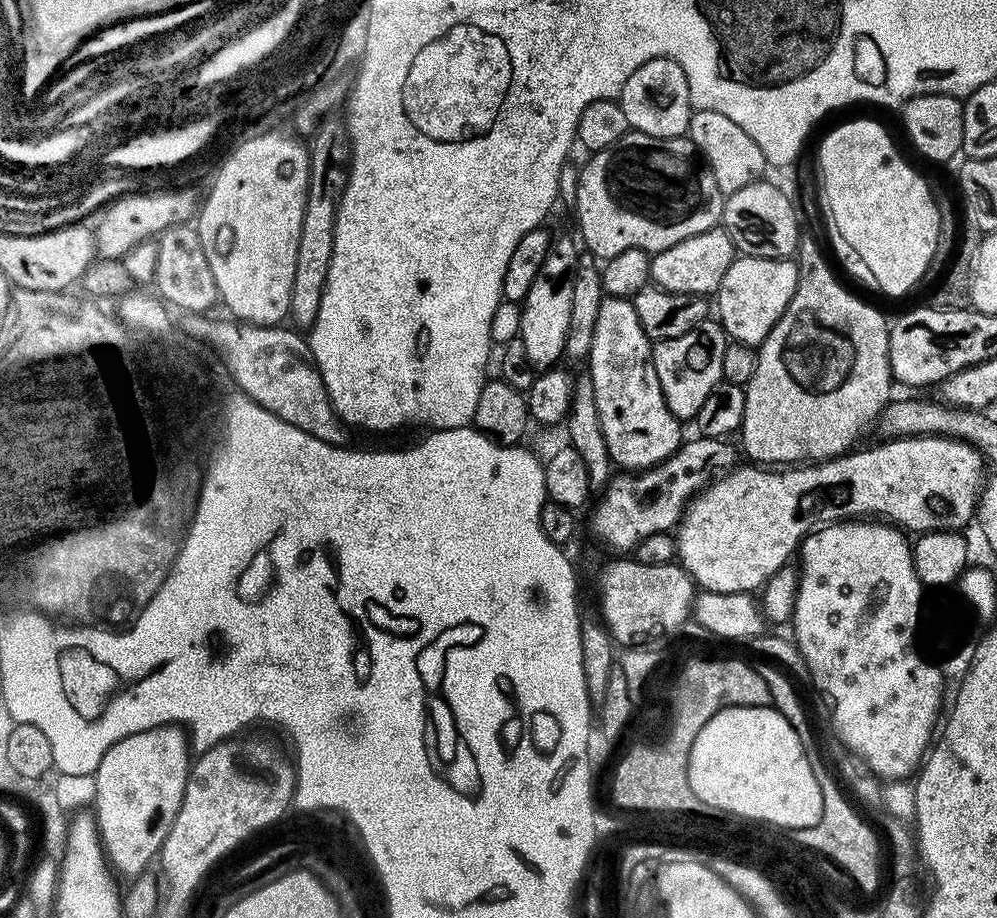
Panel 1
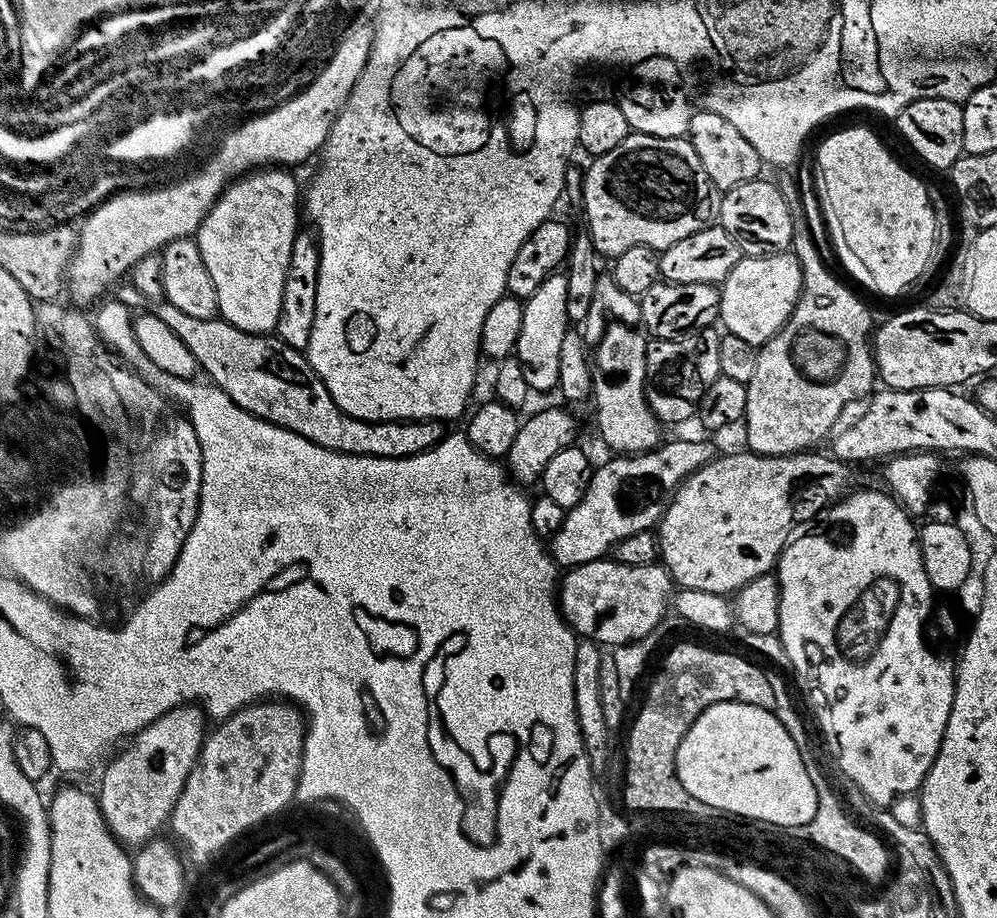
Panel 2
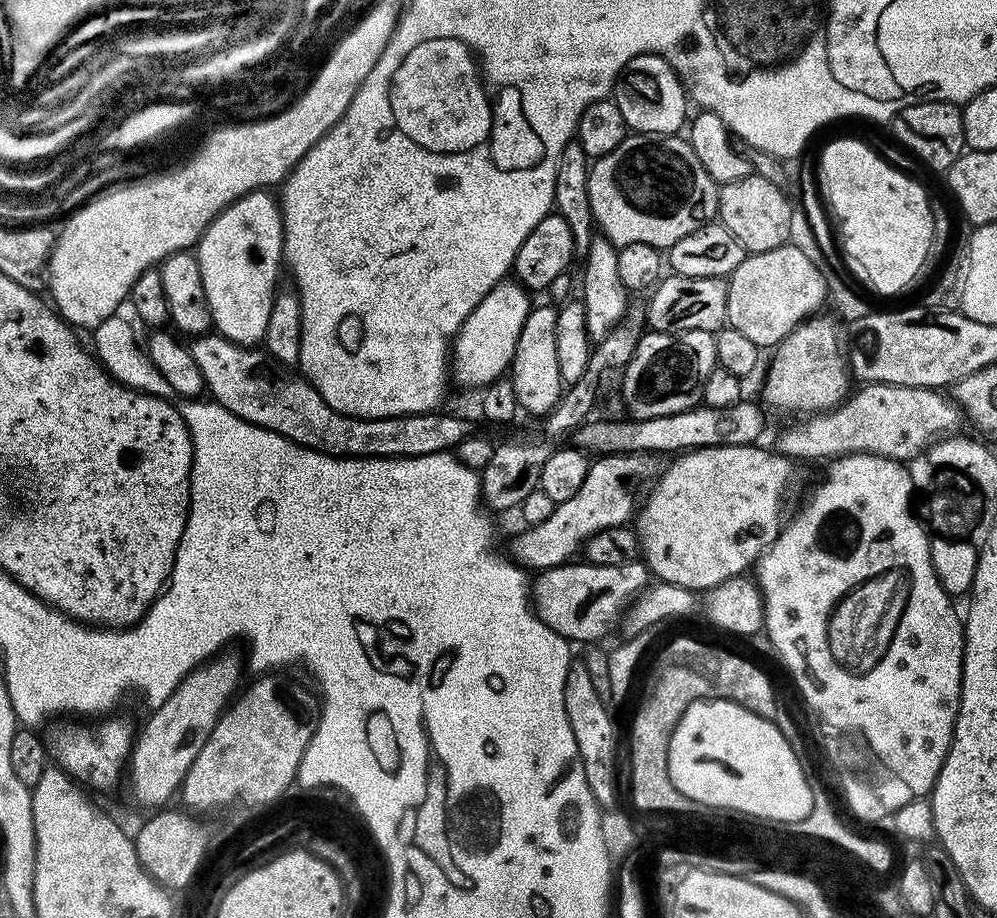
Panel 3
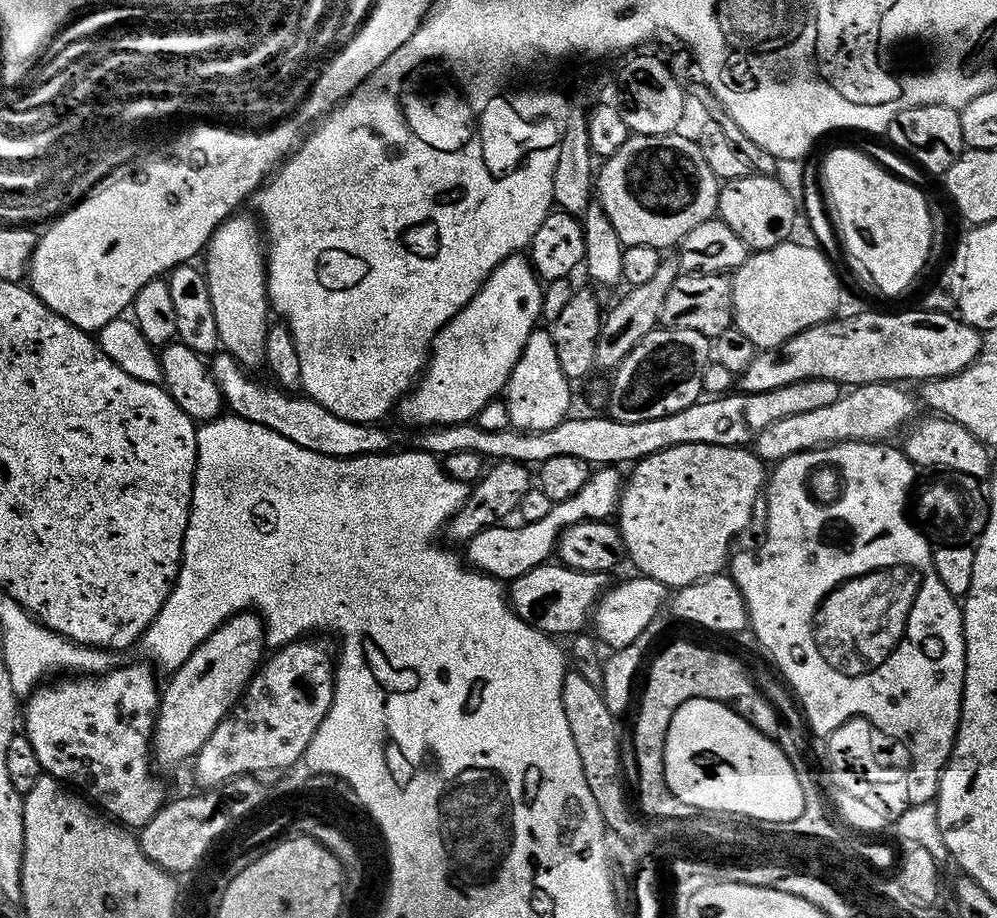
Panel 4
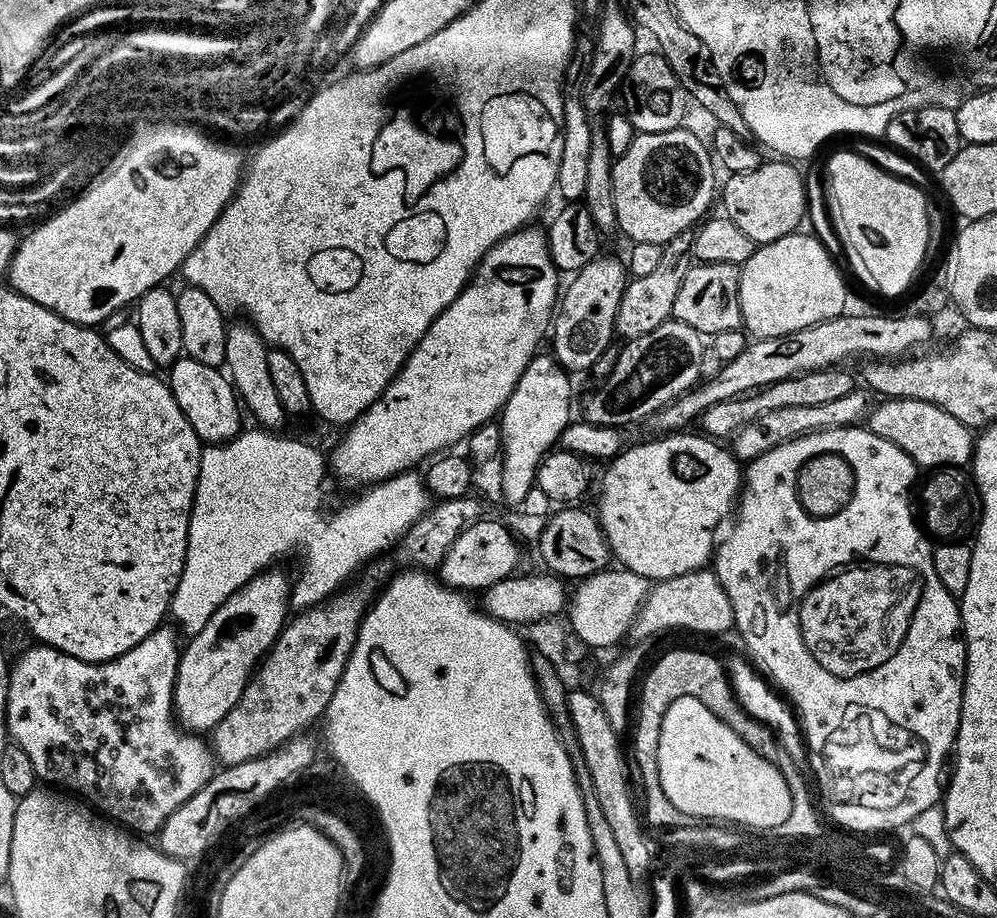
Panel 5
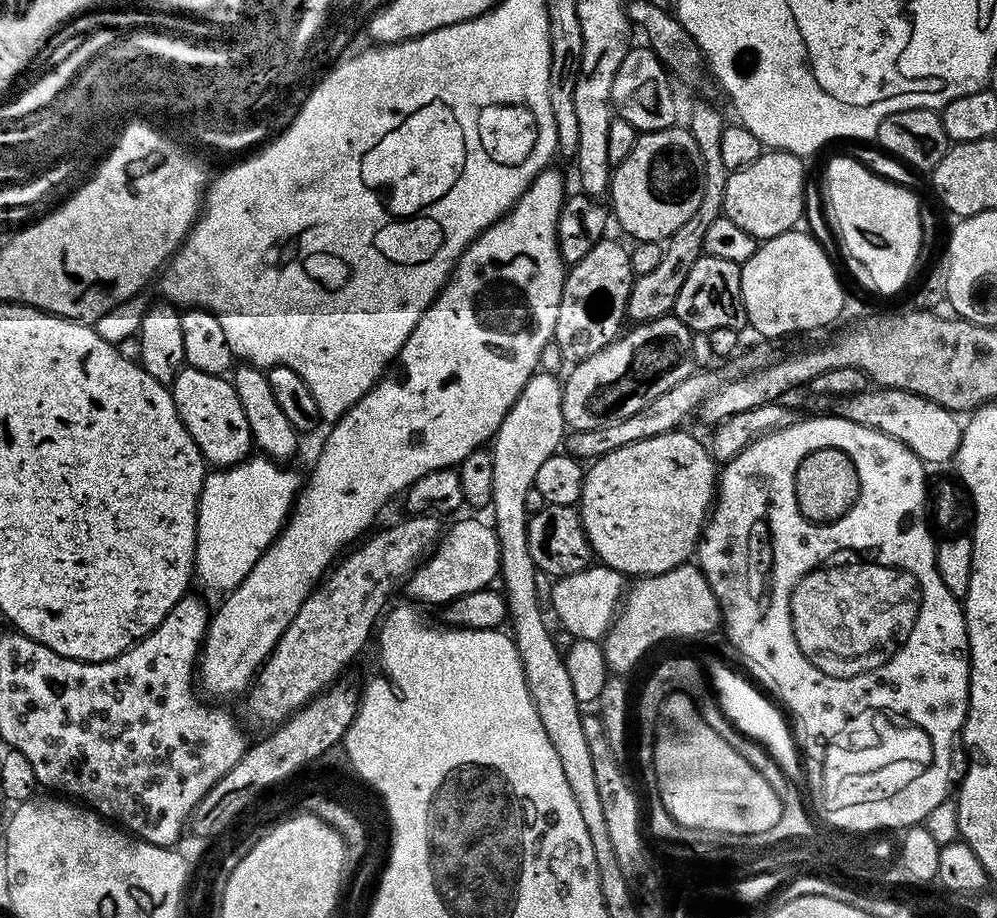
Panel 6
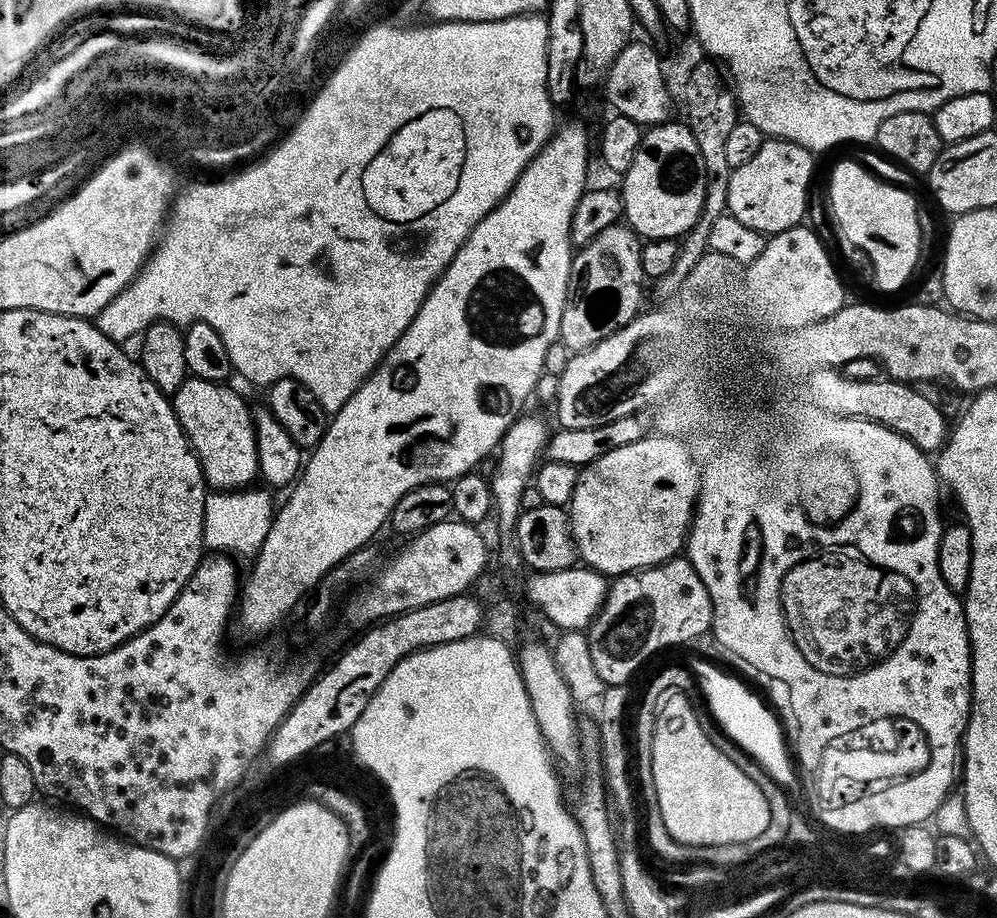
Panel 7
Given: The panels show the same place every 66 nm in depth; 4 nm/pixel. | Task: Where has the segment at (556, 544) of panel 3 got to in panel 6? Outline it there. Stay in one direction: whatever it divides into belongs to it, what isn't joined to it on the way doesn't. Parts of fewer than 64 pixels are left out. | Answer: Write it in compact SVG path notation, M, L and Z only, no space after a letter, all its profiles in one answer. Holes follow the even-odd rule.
M460 520L457 524L447 525L446 531L436 541L426 559L416 565L412 575L406 580L406 588L413 596L413 601L421 600L424 604L437 604L443 606L449 604L454 598L465 596L471 592L477 592L489 587L500 575L500 547L496 537L495 527L491 523L483 524L480 520Z

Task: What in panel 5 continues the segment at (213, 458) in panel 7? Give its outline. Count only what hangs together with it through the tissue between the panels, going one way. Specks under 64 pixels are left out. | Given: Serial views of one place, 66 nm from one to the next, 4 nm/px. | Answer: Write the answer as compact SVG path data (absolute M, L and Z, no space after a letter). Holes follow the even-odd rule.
M181 358L173 362L167 373L166 383L172 391L174 402L178 402L182 414L186 414L186 422L194 426L198 438L205 445L223 444L240 435L242 404L232 381L220 368L211 368L189 358Z

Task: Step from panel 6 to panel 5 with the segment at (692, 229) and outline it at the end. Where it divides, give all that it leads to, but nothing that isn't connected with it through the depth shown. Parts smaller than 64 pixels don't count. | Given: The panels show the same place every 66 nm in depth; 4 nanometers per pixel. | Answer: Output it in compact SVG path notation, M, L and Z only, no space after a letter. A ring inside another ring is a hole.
M691 231L670 238L663 244L662 259L657 263L654 271L645 274L642 278L633 276L625 283L622 302L618 302L614 329L615 335L619 339L621 336L621 341L627 342L642 334L650 334L650 330L658 330L658 326L662 326L667 320L672 319L674 298L678 298L678 289L682 286L682 281L686 279L686 274L694 263L692 238Z

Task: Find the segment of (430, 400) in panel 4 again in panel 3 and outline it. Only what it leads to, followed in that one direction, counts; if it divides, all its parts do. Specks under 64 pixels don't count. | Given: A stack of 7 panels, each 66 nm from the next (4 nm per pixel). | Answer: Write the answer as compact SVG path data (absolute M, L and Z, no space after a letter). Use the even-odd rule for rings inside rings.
M501 282L495 284L474 306L474 310L462 322L460 333L454 341L454 351L450 356L450 372L464 388L483 389L485 386L501 379L511 369L514 350L518 346L518 334L522 334L522 326L526 326L528 313L534 304L530 302L528 289L519 282Z

